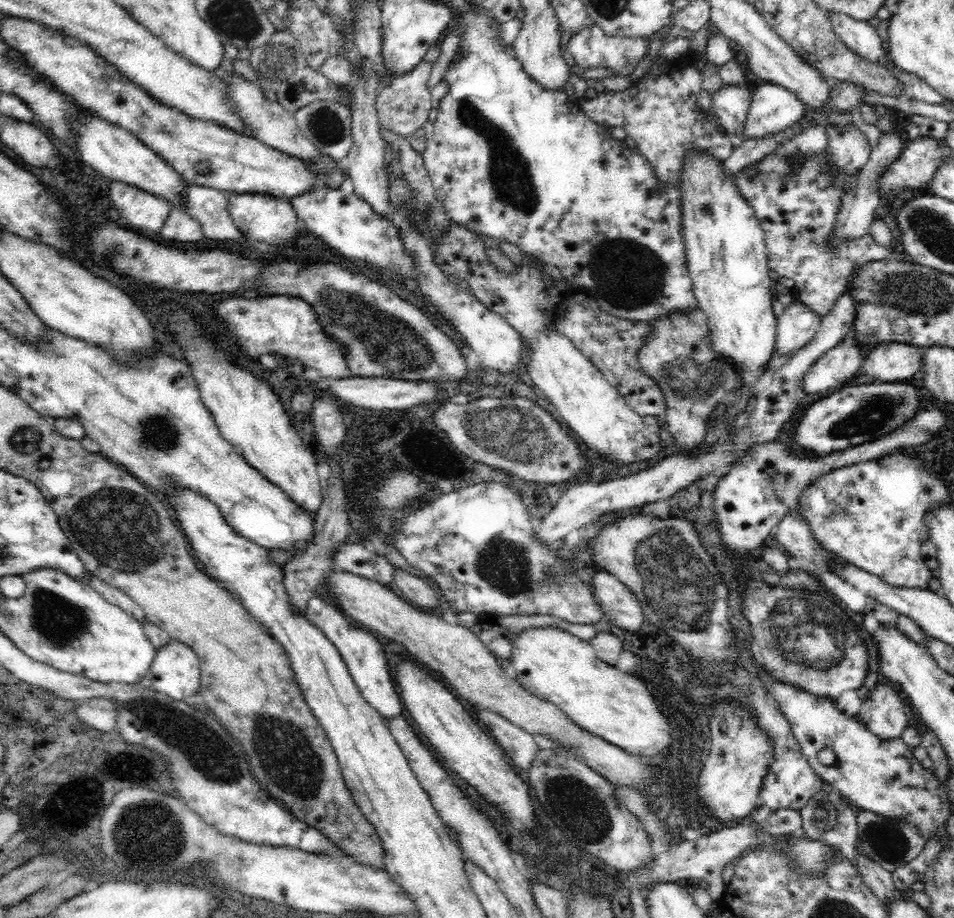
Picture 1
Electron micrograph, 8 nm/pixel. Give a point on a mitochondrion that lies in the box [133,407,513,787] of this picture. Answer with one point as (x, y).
(157, 433)

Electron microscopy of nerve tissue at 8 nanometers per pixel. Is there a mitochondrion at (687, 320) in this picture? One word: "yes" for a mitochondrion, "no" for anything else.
no

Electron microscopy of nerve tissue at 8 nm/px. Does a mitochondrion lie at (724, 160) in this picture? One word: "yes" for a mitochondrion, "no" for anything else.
no

